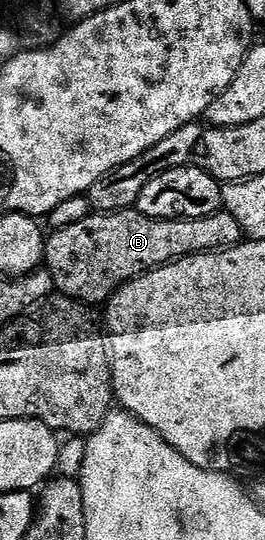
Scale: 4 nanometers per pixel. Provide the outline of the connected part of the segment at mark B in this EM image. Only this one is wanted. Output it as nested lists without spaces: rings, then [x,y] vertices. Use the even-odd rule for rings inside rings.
[[[135,208],[113,210],[110,214],[91,212],[79,224],[71,224],[62,230],[53,230],[45,239],[44,269],[51,272],[53,285],[58,295],[84,302],[90,308],[108,303],[120,286],[133,282],[148,270],[157,270],[168,262],[178,262],[180,258],[189,258],[192,254],[216,254],[219,250],[230,250],[241,245],[243,233],[238,220],[235,220],[224,208],[206,218],[182,220],[163,220],[143,216]]]

